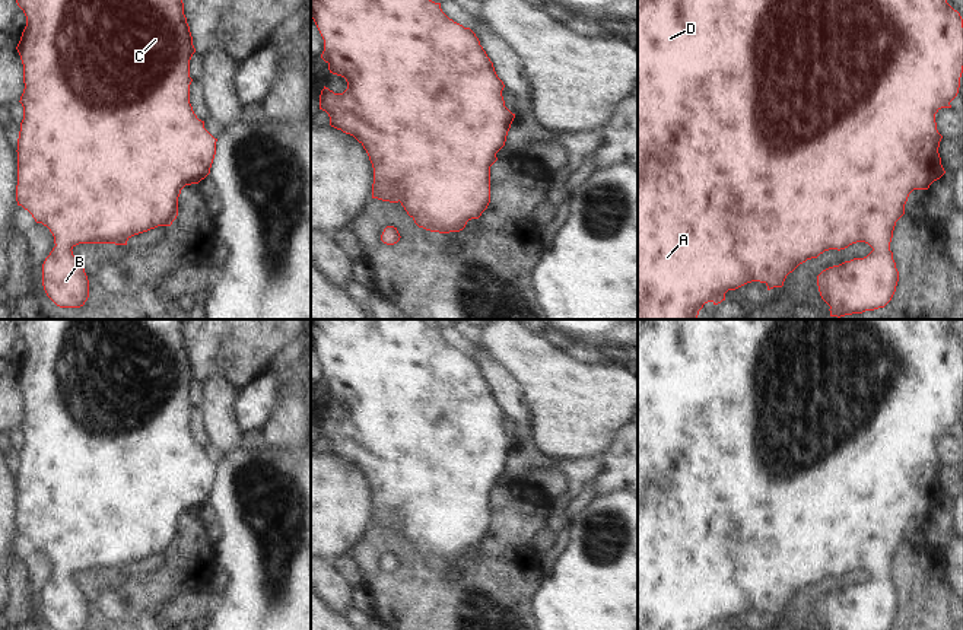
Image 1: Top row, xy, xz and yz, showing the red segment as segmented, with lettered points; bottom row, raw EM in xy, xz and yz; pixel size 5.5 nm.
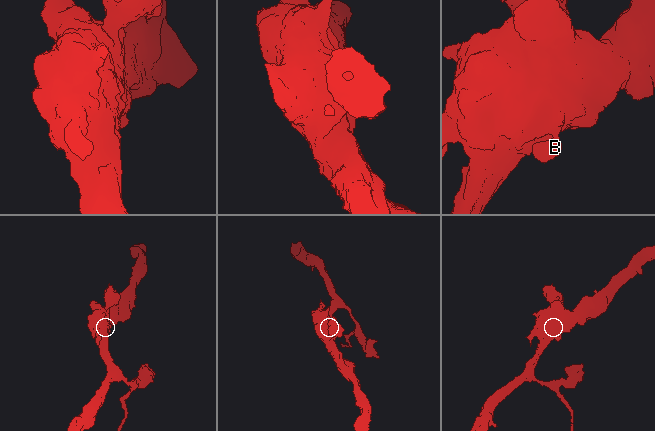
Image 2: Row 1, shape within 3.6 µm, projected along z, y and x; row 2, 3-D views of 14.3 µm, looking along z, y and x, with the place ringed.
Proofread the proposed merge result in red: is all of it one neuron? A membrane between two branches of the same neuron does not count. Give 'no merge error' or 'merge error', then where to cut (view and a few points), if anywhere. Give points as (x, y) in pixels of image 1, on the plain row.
no merge error; no cut

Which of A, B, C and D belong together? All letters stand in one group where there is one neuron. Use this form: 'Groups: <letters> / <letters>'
Groups: A B C D

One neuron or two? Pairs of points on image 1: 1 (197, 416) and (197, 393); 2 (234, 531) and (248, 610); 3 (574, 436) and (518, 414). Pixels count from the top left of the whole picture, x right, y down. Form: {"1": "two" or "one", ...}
{"1": "two", "2": "one", "3": "two"}

